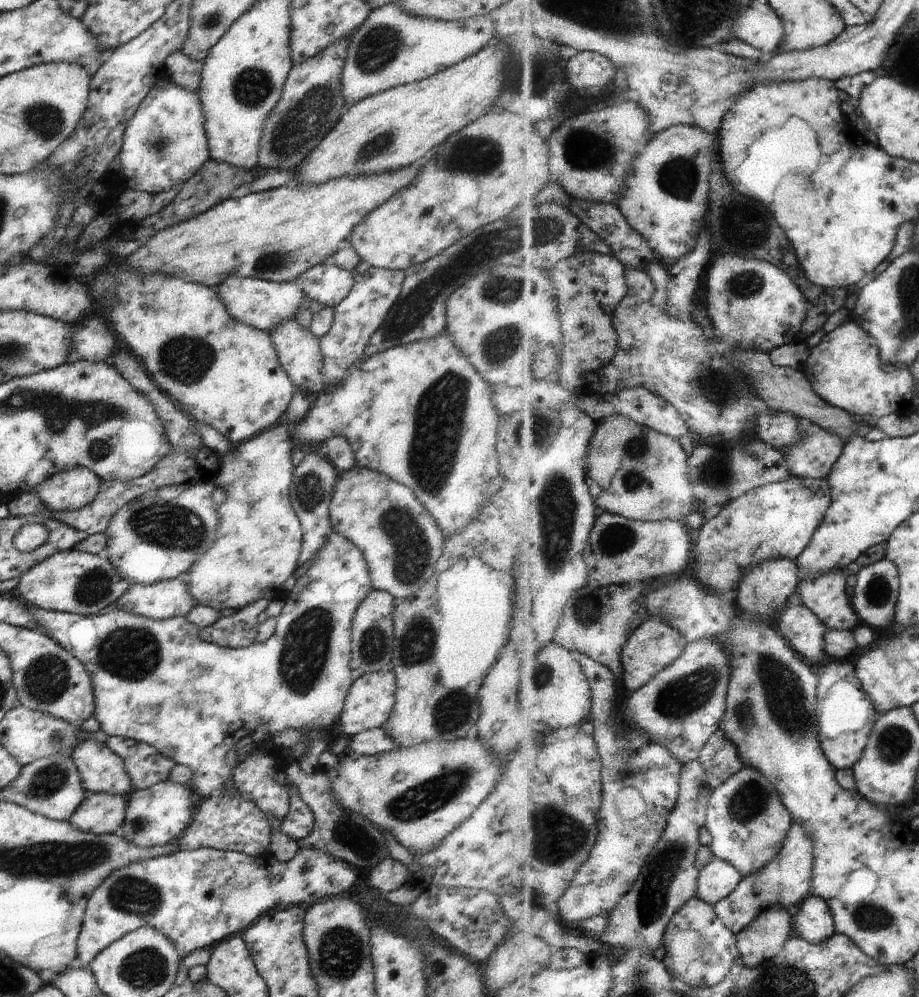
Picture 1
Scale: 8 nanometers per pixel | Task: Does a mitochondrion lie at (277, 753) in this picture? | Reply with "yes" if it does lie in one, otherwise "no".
no

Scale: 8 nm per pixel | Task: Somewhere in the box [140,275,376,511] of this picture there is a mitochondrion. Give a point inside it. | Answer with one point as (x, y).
(186, 358)

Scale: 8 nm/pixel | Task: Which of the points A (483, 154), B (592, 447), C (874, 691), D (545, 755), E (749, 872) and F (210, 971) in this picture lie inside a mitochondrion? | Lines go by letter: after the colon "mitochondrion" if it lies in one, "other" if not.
A: mitochondrion
B: other
C: other
D: other
E: other
F: other

